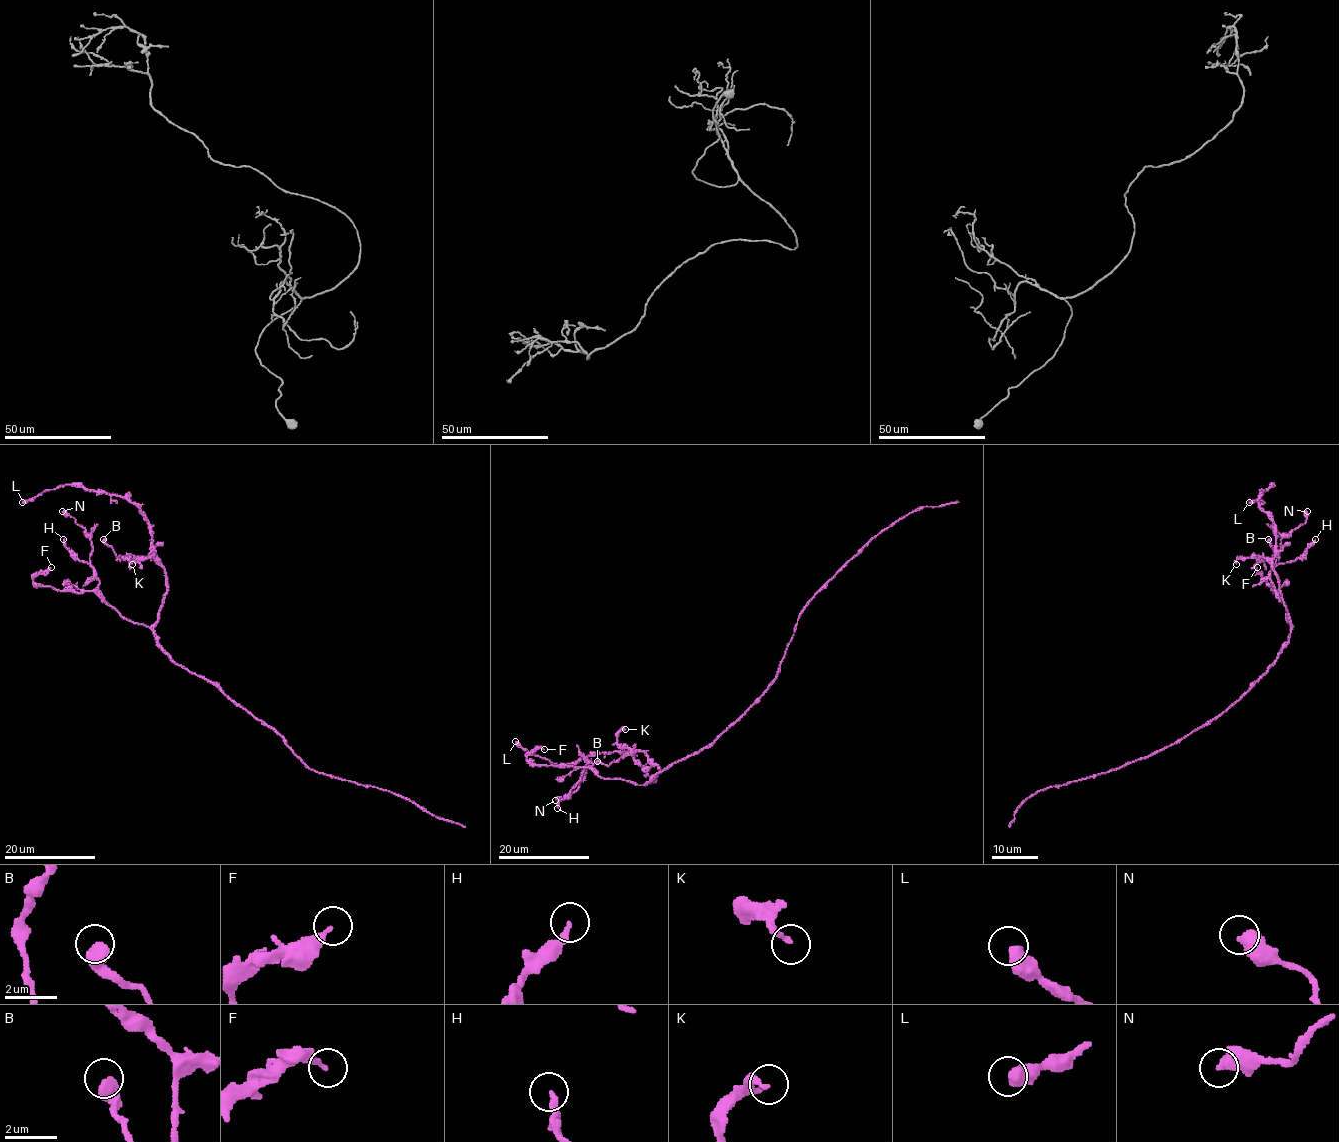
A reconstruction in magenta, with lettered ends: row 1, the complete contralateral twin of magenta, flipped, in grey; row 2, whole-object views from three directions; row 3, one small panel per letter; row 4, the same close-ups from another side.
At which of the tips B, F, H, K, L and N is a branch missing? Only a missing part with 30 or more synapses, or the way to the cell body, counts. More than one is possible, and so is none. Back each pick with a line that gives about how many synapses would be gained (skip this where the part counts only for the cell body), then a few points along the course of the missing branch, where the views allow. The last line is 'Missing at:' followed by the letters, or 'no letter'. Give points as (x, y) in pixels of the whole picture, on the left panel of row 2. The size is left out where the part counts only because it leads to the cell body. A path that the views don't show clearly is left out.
Missing at: no letter

